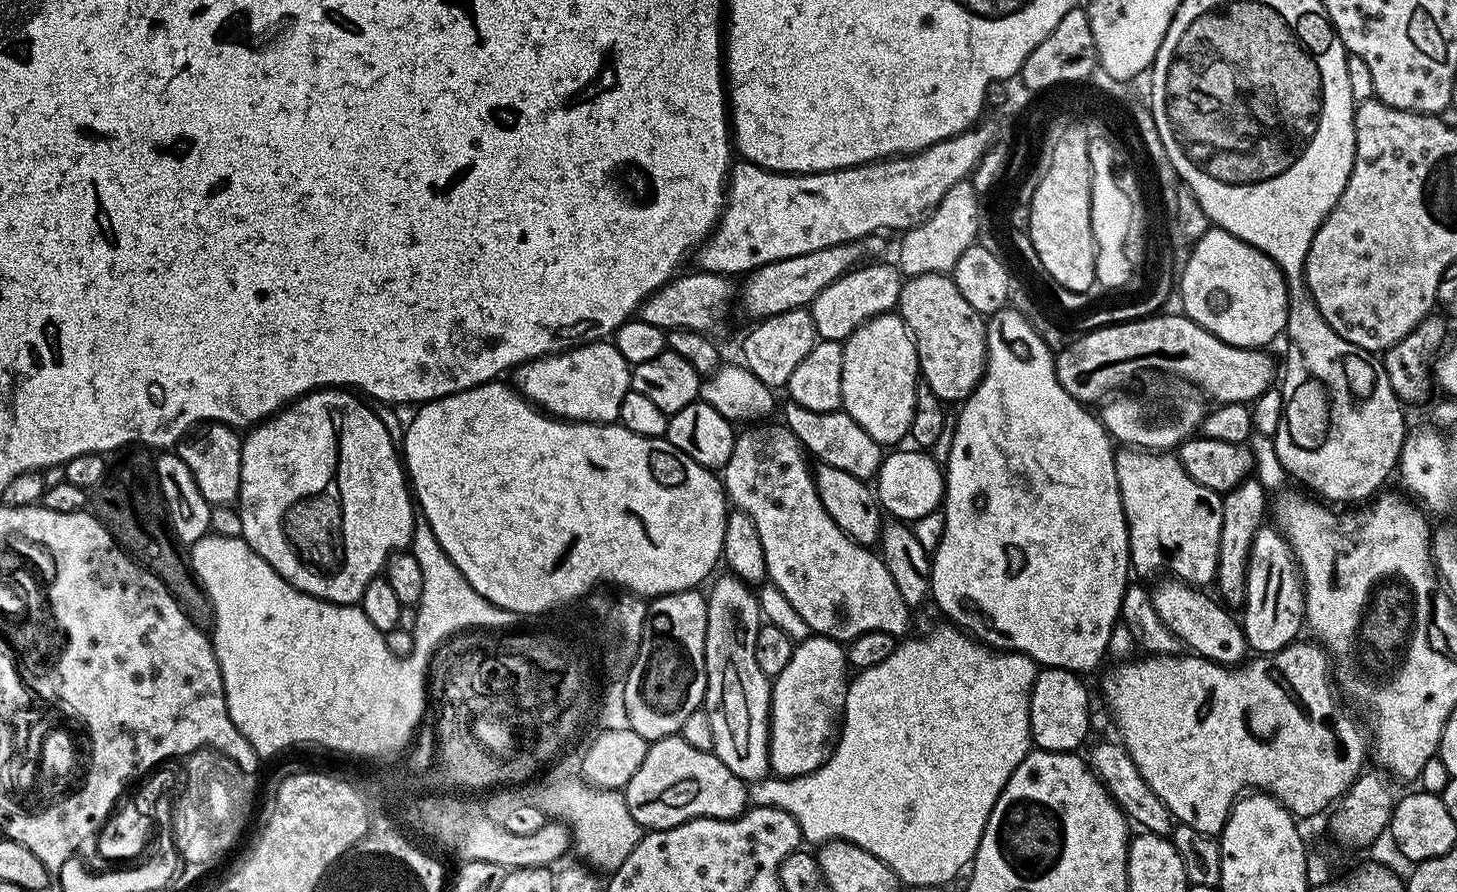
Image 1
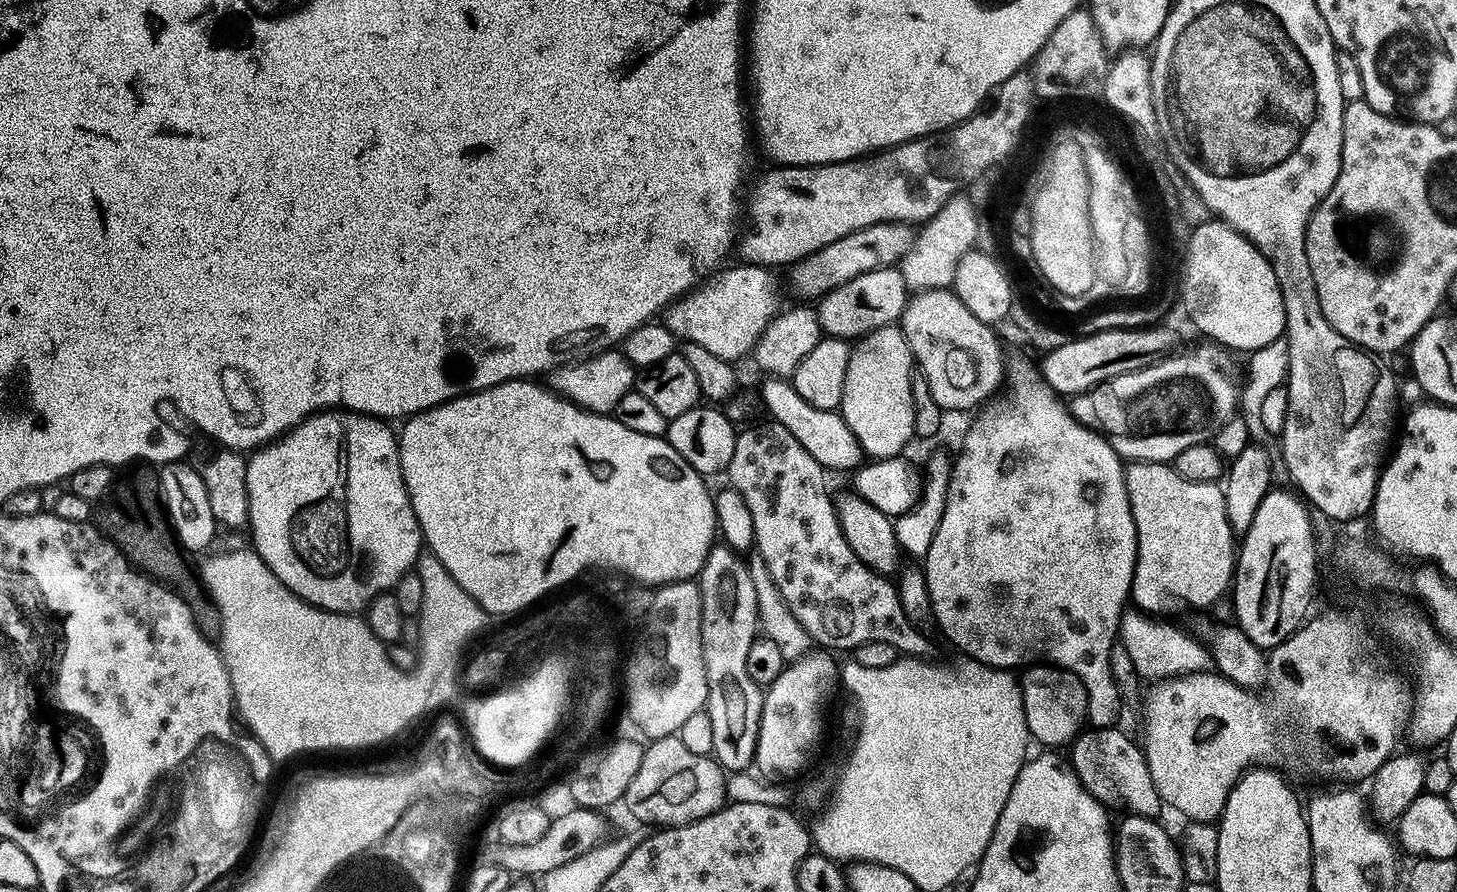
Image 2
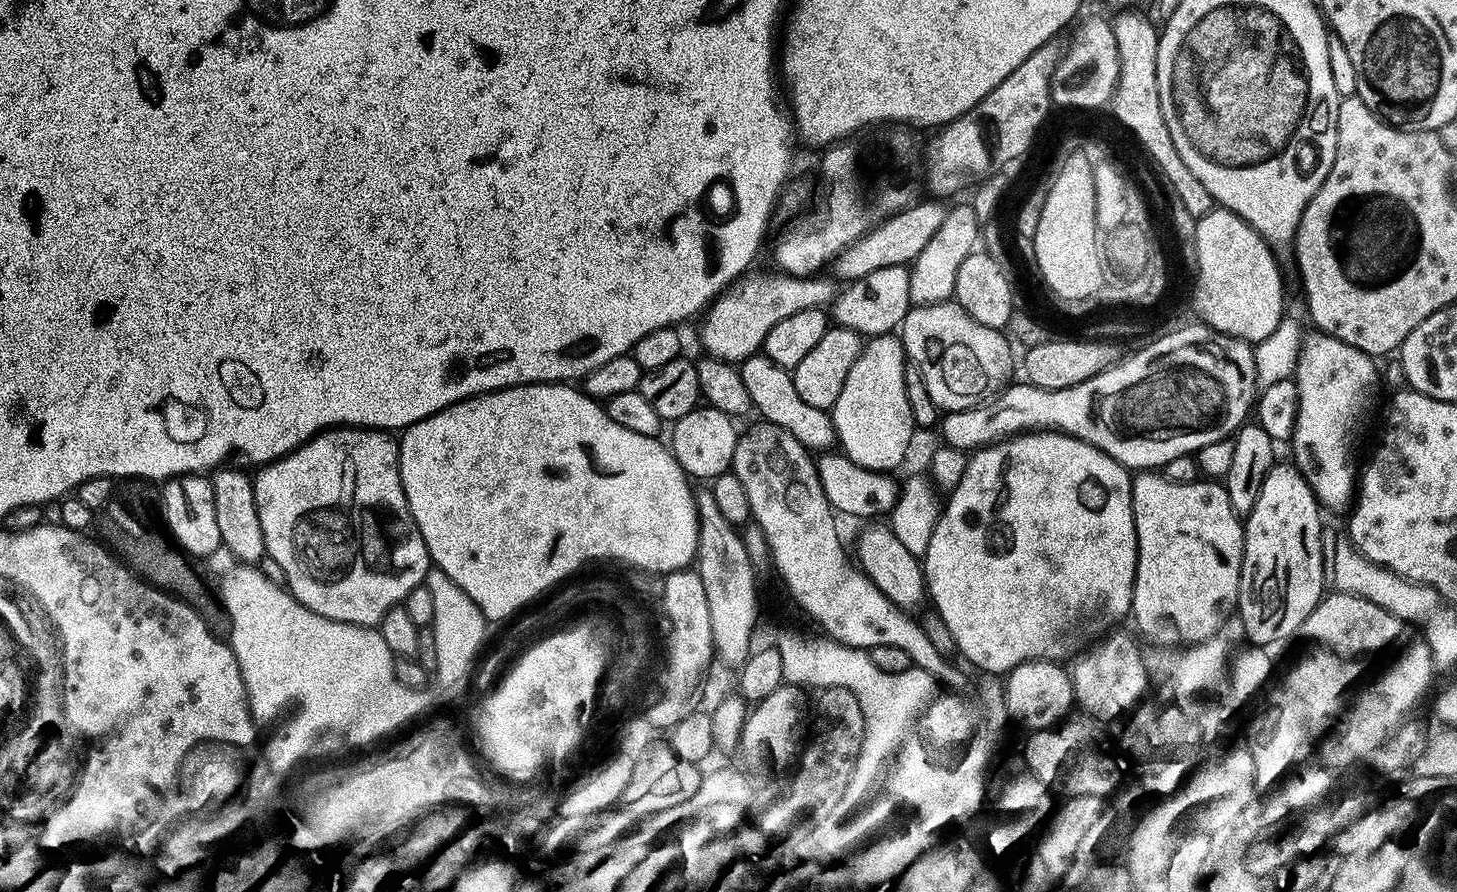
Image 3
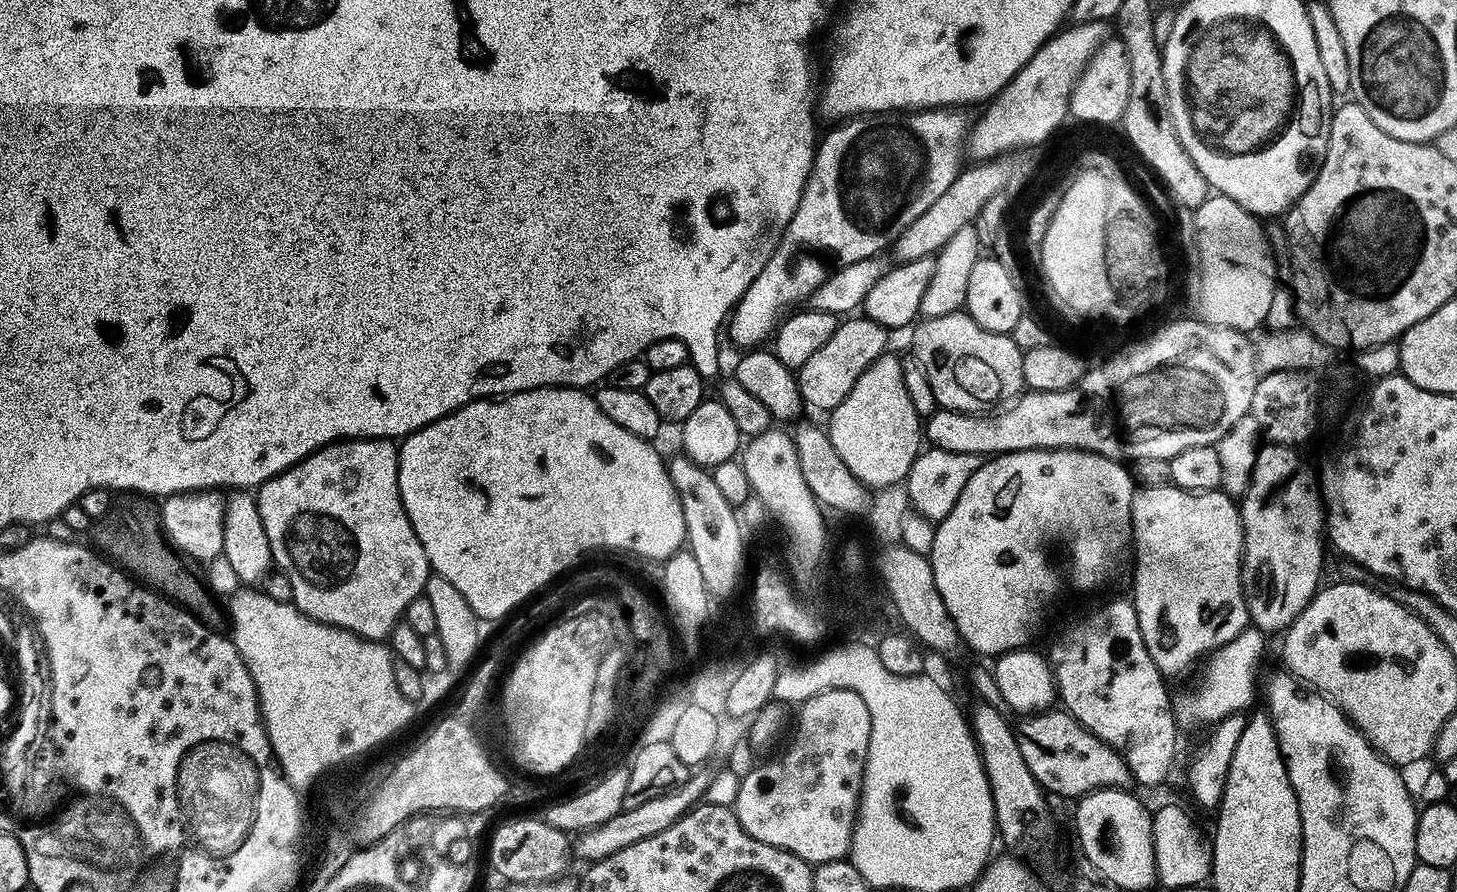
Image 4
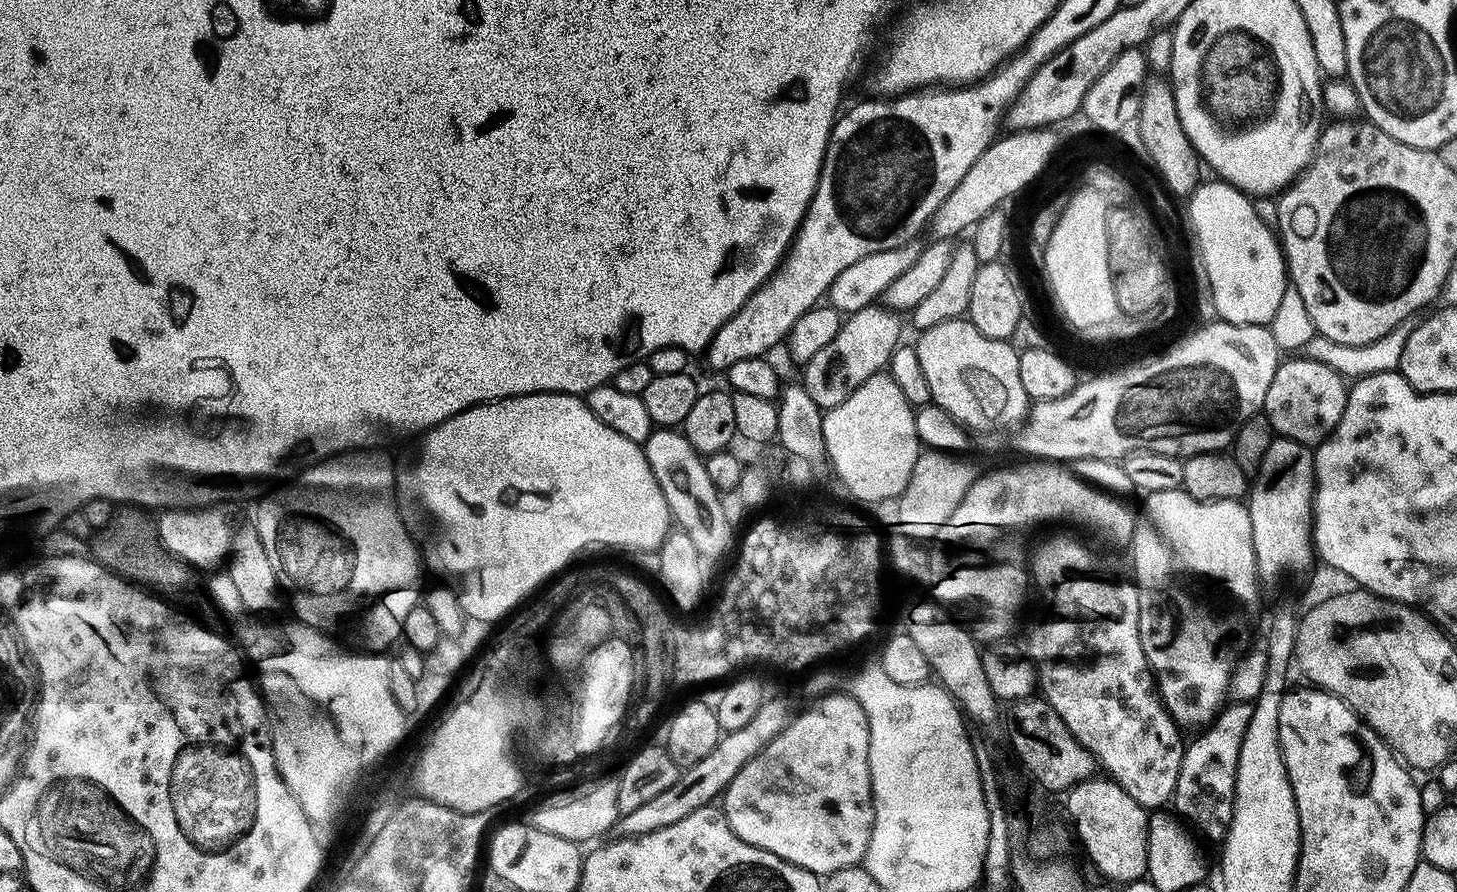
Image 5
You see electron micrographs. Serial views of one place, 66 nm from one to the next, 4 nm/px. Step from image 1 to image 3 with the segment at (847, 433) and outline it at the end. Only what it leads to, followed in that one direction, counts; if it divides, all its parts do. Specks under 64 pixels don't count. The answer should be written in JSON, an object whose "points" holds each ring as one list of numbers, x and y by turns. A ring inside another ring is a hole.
{"points":[[752,362,744,372,744,387,747,399,753,400,764,411,761,412,763,419,782,426,782,430,786,430,786,434,790,434,790,438,794,438,794,442,801,444,807,452,829,460,843,457,840,455,846,452,846,445,840,427,836,425,835,415,829,409,810,406,810,402,804,401,798,390,794,390,794,382,789,373,779,372,774,366,763,362]]}

